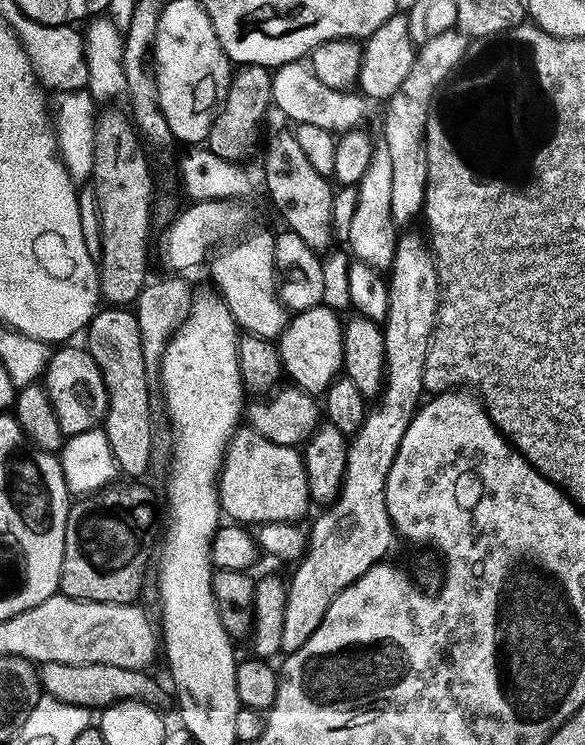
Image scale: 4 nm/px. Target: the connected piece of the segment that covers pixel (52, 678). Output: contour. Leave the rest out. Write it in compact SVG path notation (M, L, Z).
M50 662L39 665L38 671L41 689L47 695L53 696L58 702L66 702L89 710L103 710L122 700L137 700L143 704L156 706L164 696L163 690L156 685L155 678L147 676L149 673L143 668Z

